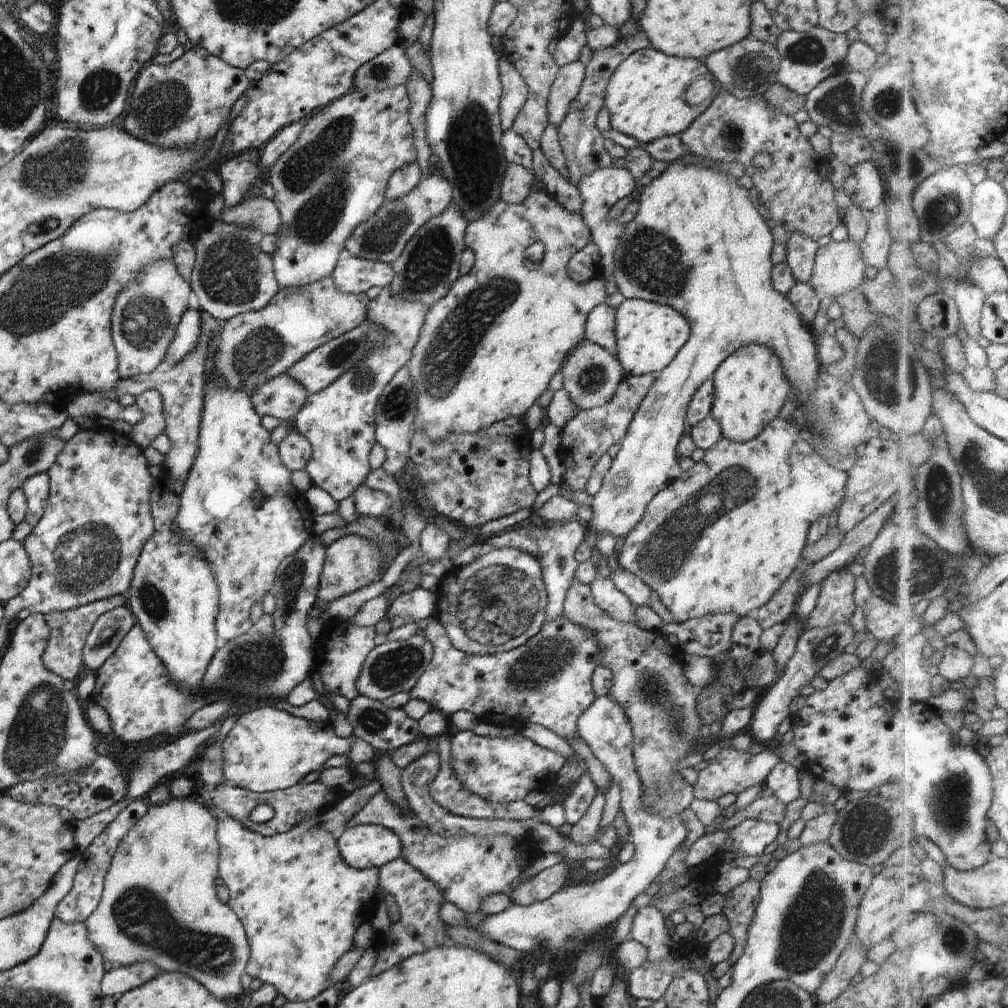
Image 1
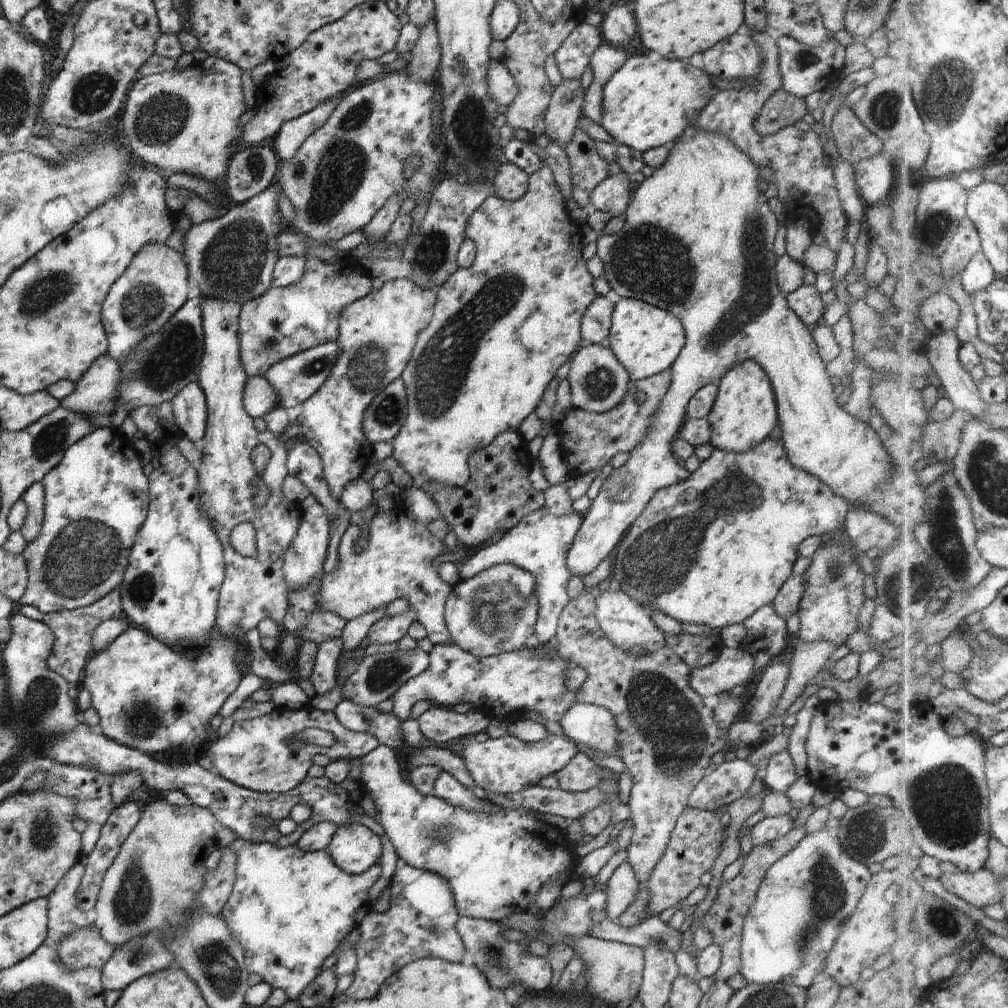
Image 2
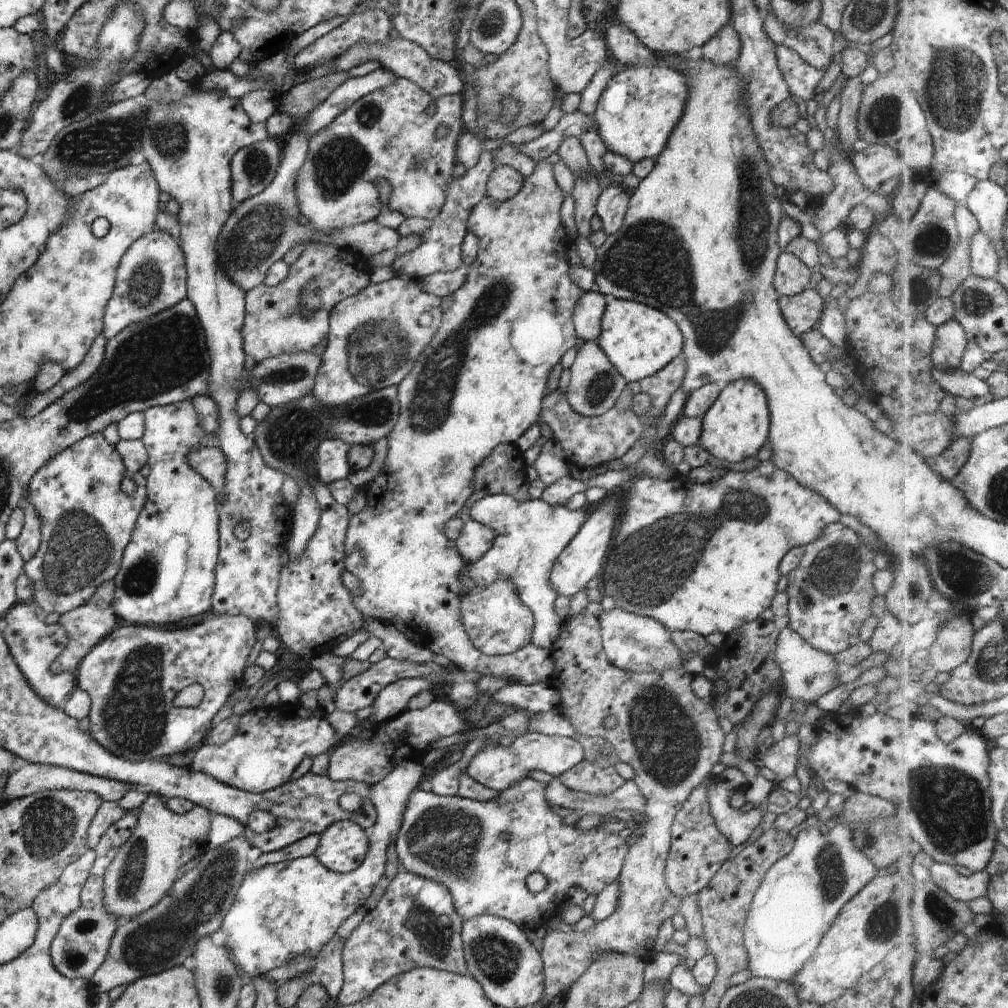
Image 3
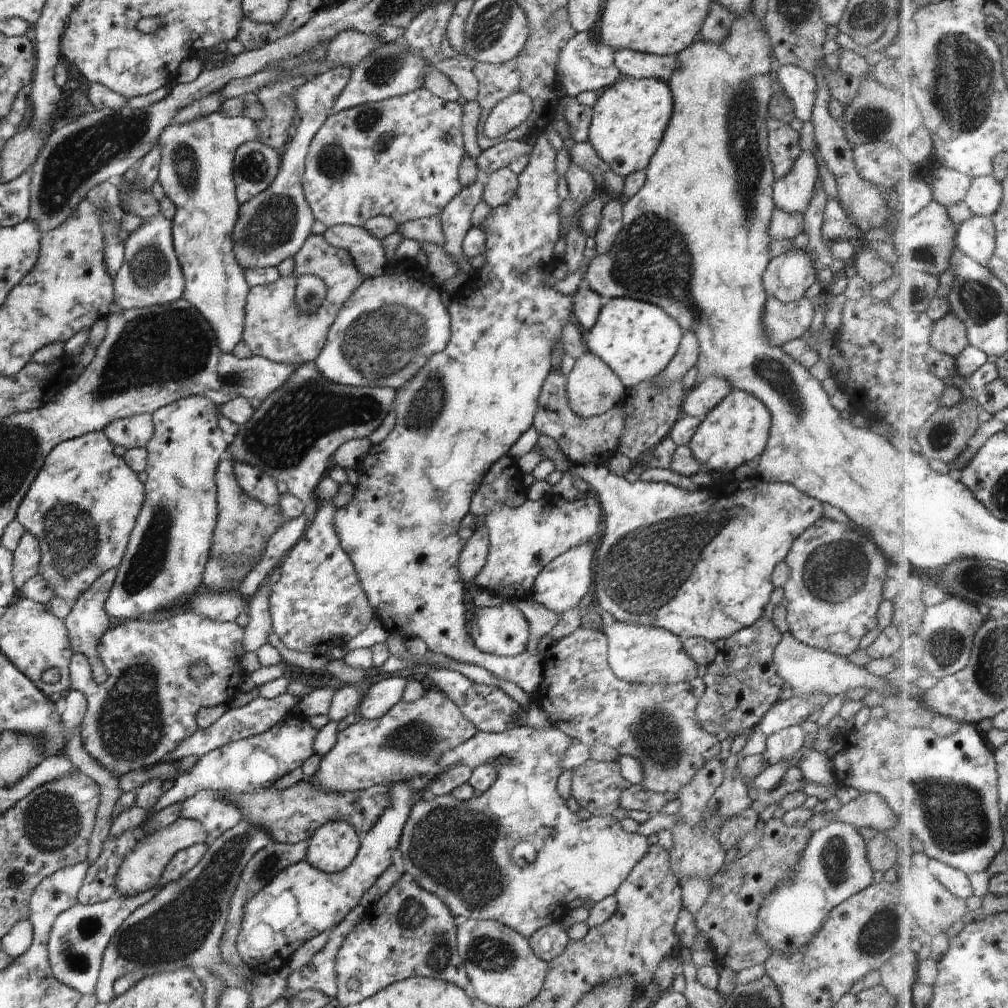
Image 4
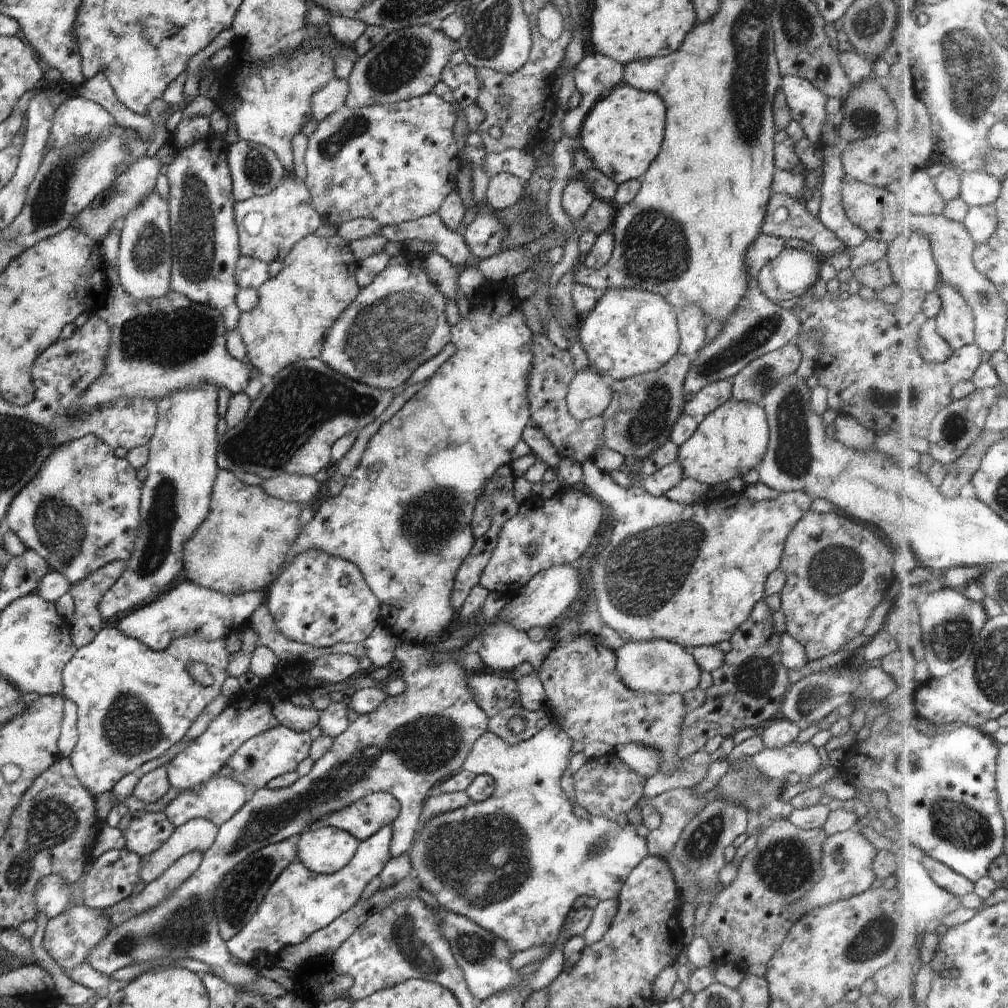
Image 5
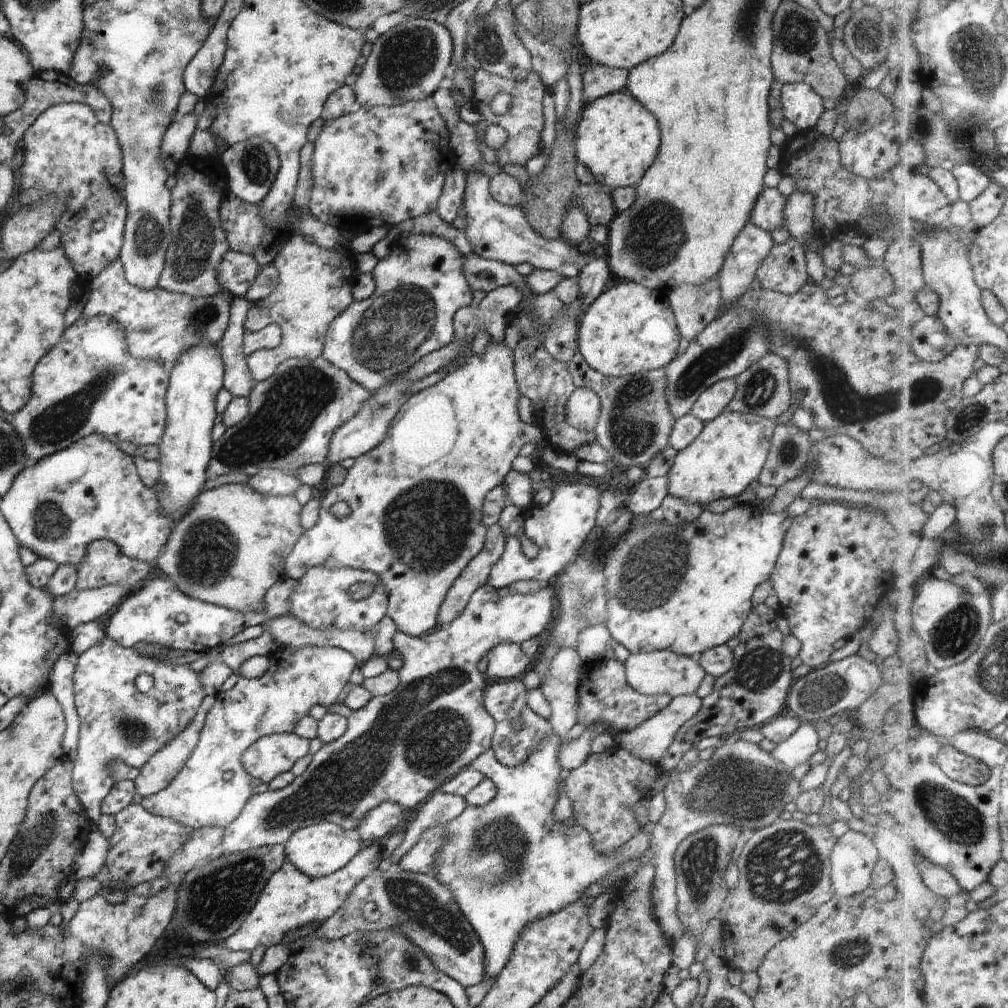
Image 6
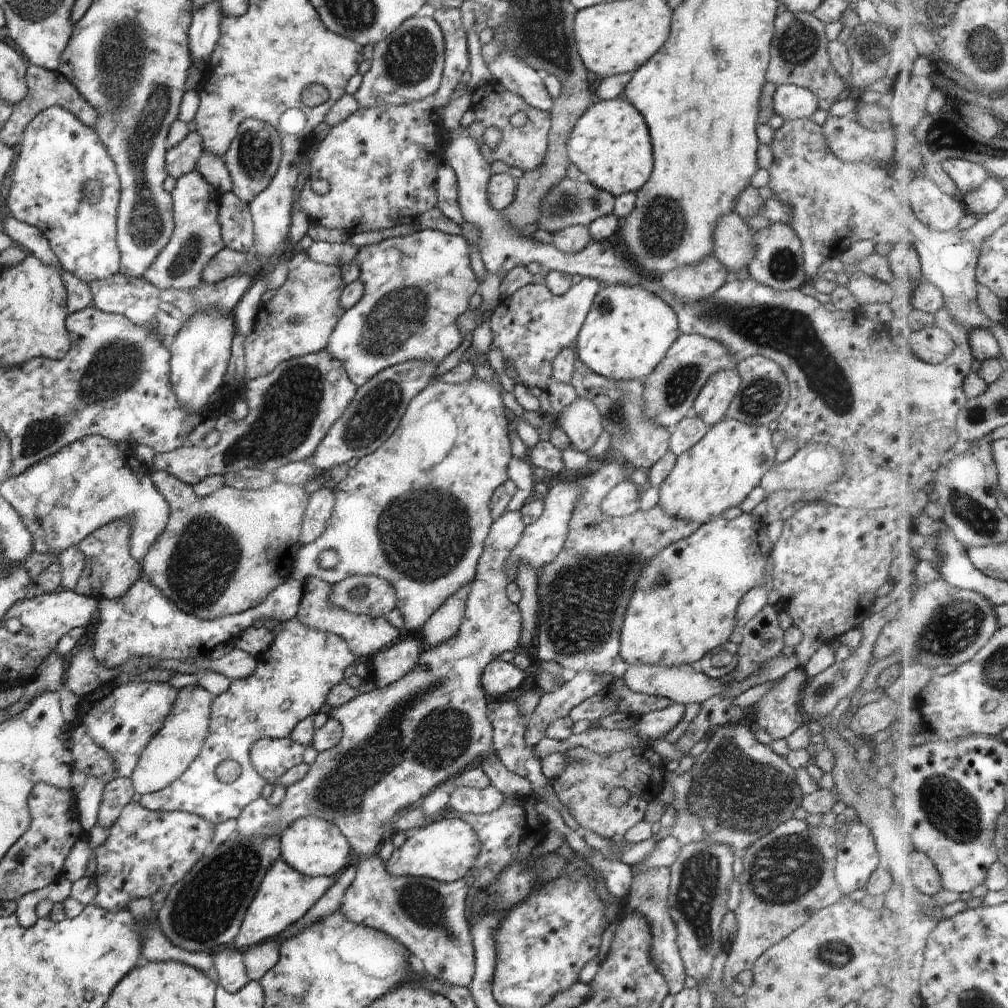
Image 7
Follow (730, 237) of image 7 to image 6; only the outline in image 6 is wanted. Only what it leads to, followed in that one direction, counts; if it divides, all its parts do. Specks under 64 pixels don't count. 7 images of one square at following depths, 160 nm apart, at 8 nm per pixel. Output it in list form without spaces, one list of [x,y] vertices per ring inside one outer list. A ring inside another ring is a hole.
[[[748,221],[736,235],[722,268],[717,274],[718,285],[723,298],[722,306],[727,306],[740,298],[754,280],[755,272],[770,252],[775,242],[768,231]]]

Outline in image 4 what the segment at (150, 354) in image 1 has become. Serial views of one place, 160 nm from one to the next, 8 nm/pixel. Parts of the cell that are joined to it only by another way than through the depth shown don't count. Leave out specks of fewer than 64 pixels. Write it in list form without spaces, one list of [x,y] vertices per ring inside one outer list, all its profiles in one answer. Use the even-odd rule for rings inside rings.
[[[164,216],[152,217],[130,233],[124,244],[124,262],[113,280],[116,310],[138,310],[162,306],[182,299],[184,276],[176,257],[171,221]]]

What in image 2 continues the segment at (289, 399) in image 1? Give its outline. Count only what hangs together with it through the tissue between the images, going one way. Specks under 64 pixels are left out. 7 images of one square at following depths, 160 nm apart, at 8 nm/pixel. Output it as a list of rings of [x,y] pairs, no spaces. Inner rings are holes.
[[[254,376],[249,378],[244,386],[243,406],[246,408],[246,413],[254,418],[254,424],[260,426],[264,424],[262,416],[268,410],[280,406],[280,400],[266,378]]]

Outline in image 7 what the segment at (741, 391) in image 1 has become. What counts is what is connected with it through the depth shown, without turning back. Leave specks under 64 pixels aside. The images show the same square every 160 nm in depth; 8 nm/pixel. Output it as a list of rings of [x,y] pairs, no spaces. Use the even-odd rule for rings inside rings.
[[[722,419],[708,429],[704,438],[689,451],[677,456],[676,464],[668,478],[659,486],[657,505],[667,514],[683,521],[697,523],[698,526],[712,522],[728,508],[740,507],[746,496],[761,486],[762,477],[775,463],[776,451],[772,448],[772,432],[767,426],[752,426],[734,419]]]

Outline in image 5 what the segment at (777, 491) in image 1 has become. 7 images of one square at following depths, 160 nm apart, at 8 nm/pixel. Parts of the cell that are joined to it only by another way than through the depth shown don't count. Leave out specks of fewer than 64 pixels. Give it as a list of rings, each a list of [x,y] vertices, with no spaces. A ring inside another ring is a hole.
[[[593,461],[584,462],[582,465],[583,481],[582,488],[592,492],[594,496],[606,505],[612,515],[612,532],[606,543],[596,549],[592,558],[588,556],[586,562],[594,562],[596,566],[592,568],[592,574],[585,572],[585,579],[591,579],[594,592],[596,592],[596,608],[599,610],[599,617],[604,624],[607,624],[624,642],[630,640],[666,640],[680,644],[682,648],[689,650],[696,646],[714,646],[720,644],[723,640],[730,640],[735,629],[737,629],[750,616],[752,609],[759,600],[765,598],[764,589],[765,582],[769,574],[779,569],[782,562],[782,553],[786,546],[786,538],[792,534],[792,530],[796,528],[796,524],[812,511],[811,495],[804,494],[802,491],[793,491],[779,494],[774,500],[761,500],[754,502],[750,500],[746,494],[736,493],[732,496],[720,496],[704,501],[704,504],[694,503],[688,505],[687,501],[675,499],[673,495],[652,496],[648,494],[642,487],[622,488],[620,484],[616,484],[607,472],[604,472]]]

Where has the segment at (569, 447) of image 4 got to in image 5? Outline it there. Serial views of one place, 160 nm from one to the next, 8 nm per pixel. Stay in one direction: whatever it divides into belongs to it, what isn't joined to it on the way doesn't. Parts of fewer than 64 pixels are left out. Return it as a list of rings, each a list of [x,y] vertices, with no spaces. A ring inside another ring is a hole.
[[[533,334],[531,338],[532,372],[528,380],[528,398],[534,425],[552,442],[561,458],[574,462],[592,461],[597,448],[606,442],[606,430],[602,416],[578,422],[567,409],[567,394],[570,381],[575,375],[575,366],[568,350],[559,349],[546,335]]]

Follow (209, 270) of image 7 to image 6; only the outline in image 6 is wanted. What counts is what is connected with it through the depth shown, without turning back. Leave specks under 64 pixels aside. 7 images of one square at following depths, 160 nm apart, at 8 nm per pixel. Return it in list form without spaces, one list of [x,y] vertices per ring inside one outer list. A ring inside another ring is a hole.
[[[228,249],[222,257],[221,263],[217,270],[217,279],[224,291],[232,293],[237,300],[245,299],[245,294],[250,286],[255,282],[255,278],[260,276],[260,266],[252,255],[241,253],[232,249]]]

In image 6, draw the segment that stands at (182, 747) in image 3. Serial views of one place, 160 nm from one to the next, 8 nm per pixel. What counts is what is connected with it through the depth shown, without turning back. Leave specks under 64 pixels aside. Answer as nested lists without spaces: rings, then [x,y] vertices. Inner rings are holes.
[[[107,635],[100,644],[94,645],[78,658],[73,674],[75,707],[81,720],[79,743],[76,758],[72,761],[72,786],[74,792],[85,806],[87,817],[94,824],[101,815],[101,804],[114,784],[113,778],[107,773],[107,764],[112,759],[124,762],[126,766],[139,769],[146,761],[157,753],[164,744],[180,734],[191,718],[198,712],[203,698],[206,696],[198,680],[198,673],[189,668],[189,664],[166,664],[138,654],[134,647],[129,649],[116,644]],[[140,674],[148,674],[154,679],[153,687],[147,693],[136,689],[134,680]]]

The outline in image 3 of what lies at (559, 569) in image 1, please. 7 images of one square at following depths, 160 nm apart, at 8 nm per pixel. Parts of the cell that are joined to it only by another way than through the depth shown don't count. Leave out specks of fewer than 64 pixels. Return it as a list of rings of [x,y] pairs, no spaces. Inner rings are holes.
[[[506,494],[491,495],[476,500],[470,508],[470,515],[481,521],[488,521],[498,534],[492,547],[482,558],[466,565],[465,580],[469,585],[490,586],[496,580],[512,580],[520,600],[528,606],[534,616],[535,626],[531,642],[535,646],[552,650],[560,635],[563,619],[554,612],[558,590],[550,586],[550,574],[556,558],[578,534],[586,521],[584,510],[572,510],[566,506],[550,506],[541,499],[518,501]]]

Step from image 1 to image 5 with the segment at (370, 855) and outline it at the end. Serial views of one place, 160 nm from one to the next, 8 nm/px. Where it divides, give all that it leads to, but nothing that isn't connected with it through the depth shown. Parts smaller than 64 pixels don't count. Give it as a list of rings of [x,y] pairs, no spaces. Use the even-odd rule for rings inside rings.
[[[336,827],[306,829],[298,840],[297,862],[319,875],[329,875],[345,867],[356,854],[359,839]]]

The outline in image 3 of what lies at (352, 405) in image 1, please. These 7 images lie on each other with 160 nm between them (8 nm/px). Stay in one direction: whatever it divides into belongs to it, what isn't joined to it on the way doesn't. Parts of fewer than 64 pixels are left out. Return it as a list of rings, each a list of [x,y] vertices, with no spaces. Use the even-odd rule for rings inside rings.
[[[392,278],[380,284],[368,284],[362,292],[342,300],[330,311],[328,344],[322,350],[322,364],[318,368],[312,396],[326,406],[345,405],[362,398],[378,388],[397,386],[408,376],[414,360],[424,346],[430,344],[442,322],[441,298],[420,288],[417,278]],[[326,438],[318,444],[320,446],[316,448],[313,459],[314,475],[324,484],[347,479],[352,472],[352,466],[348,462],[348,450],[352,444],[347,444],[340,438]]]

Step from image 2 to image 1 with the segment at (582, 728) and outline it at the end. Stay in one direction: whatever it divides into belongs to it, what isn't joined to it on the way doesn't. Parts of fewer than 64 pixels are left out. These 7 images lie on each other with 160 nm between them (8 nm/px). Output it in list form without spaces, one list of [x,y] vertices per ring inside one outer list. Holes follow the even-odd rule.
[[[608,696],[596,698],[576,722],[581,740],[592,750],[592,754],[608,770],[610,778],[620,786],[620,808],[629,826],[629,841],[634,844],[634,856],[626,864],[618,866],[606,878],[593,878],[591,882],[568,886],[543,902],[529,906],[512,904],[508,910],[490,914],[476,927],[481,936],[531,956],[541,949],[558,952],[577,951],[605,928],[614,924],[630,907],[636,896],[650,890],[653,882],[663,872],[673,854],[682,846],[688,834],[698,828],[688,814],[664,818],[644,810],[640,801],[642,786],[634,766],[634,734],[624,706]]]

